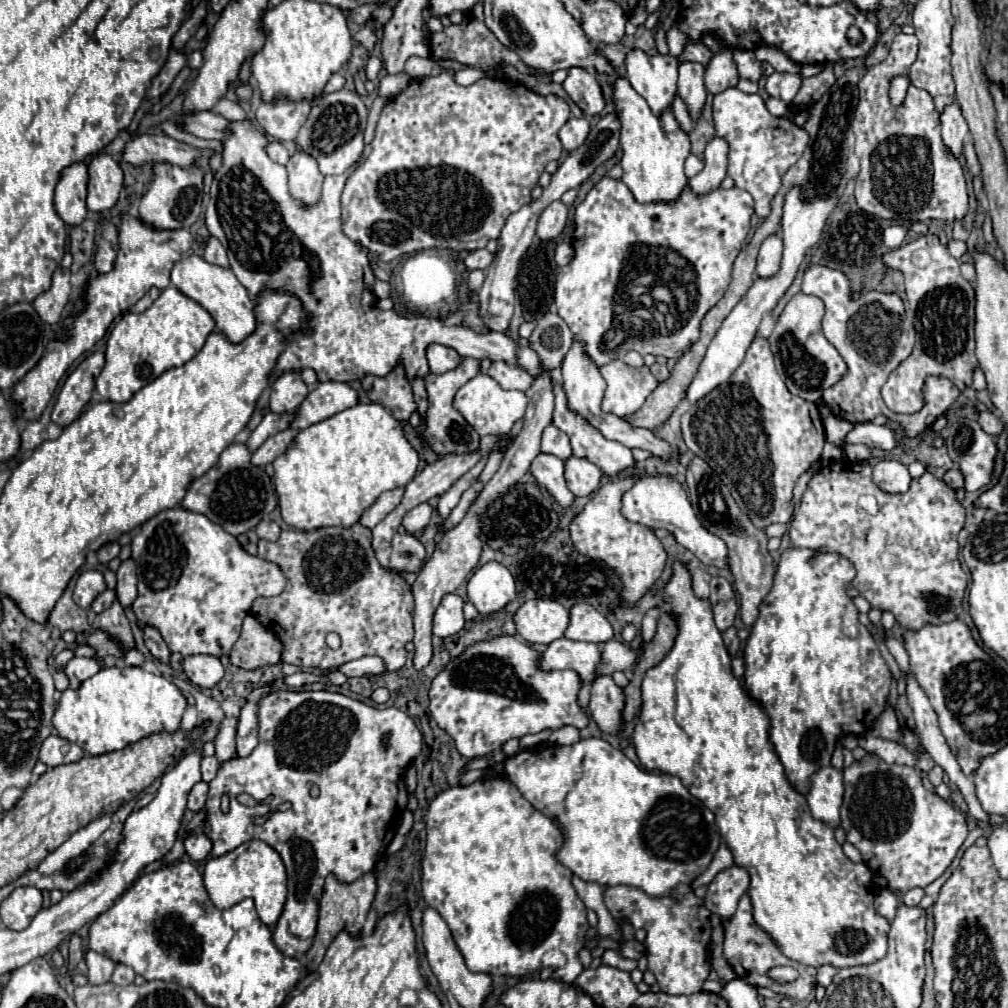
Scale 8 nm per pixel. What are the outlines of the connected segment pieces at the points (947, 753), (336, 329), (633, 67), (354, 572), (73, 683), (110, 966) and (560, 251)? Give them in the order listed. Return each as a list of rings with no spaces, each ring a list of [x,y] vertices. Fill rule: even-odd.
[[[909,674],[909,678],[907,678],[907,698],[909,698],[909,706],[913,708],[913,716],[915,716],[915,730],[917,730],[917,734],[919,734],[919,738],[921,738],[921,744],[923,744],[923,748],[931,754],[931,758],[945,770],[945,774],[949,776],[949,780],[959,788],[959,792],[963,794],[963,798],[965,798],[965,802],[967,802],[967,806],[969,806],[969,814],[973,816],[973,818],[977,818],[977,820],[981,820],[983,824],[989,824],[989,814],[983,810],[983,806],[981,806],[981,802],[977,800],[977,794],[975,794],[975,784],[973,784],[973,780],[969,778],[969,776],[965,776],[963,774],[963,770],[961,770],[961,766],[957,764],[957,760],[955,760],[955,756],[953,756],[953,752],[949,750],[949,746],[947,746],[947,740],[945,740],[945,736],[941,734],[941,728],[939,728],[939,722],[937,722],[937,714],[935,714],[935,710],[933,710],[933,706],[929,704],[929,700],[927,700],[927,696],[923,694],[923,690],[919,688],[919,684],[915,682],[915,678]]]
[[[249,120],[231,122],[231,138],[227,138],[227,142],[223,144],[223,166],[213,176],[205,222],[209,234],[215,236],[227,250],[231,270],[237,280],[249,290],[251,298],[259,298],[261,292],[285,292],[297,296],[303,306],[303,312],[307,316],[307,330],[293,332],[285,338],[287,346],[279,354],[275,368],[269,374],[271,382],[275,382],[281,372],[299,372],[305,368],[313,368],[317,372],[319,382],[353,382],[363,380],[365,376],[387,376],[397,366],[403,366],[405,376],[409,380],[425,378],[429,376],[427,348],[431,344],[453,348],[461,356],[471,356],[477,360],[489,358],[493,362],[515,362],[523,366],[531,376],[539,374],[539,356],[531,348],[519,348],[513,338],[507,338],[501,332],[481,334],[465,324],[447,324],[443,318],[429,318],[421,314],[403,316],[395,310],[377,308],[377,296],[373,294],[375,274],[371,270],[367,250],[351,242],[341,230],[339,198],[347,176],[325,176],[321,200],[311,208],[303,208],[293,200],[287,190],[285,166],[273,162],[267,156],[265,146],[267,136],[263,136],[255,126],[251,126]]]
[[[641,50],[627,54],[627,80],[633,90],[643,96],[655,116],[661,116],[673,106],[677,96],[677,58],[673,56],[647,56]]]
[[[355,524],[351,528],[319,528],[313,532],[287,530],[281,532],[277,542],[259,540],[257,556],[275,562],[287,578],[287,586],[279,596],[257,598],[251,608],[253,616],[265,628],[273,630],[283,642],[283,662],[297,664],[297,666],[311,666],[319,670],[333,670],[345,662],[363,656],[379,656],[385,662],[385,670],[389,672],[405,666],[407,662],[405,642],[413,638],[411,590],[401,576],[383,570],[375,562],[369,528],[365,528],[363,524]],[[327,632],[337,632],[341,636],[339,650],[331,650],[325,644]]]
[[[73,656],[69,660],[69,664],[63,668],[63,672],[69,678],[71,690],[77,690],[87,678],[97,674],[99,670],[101,670],[101,666],[99,666],[99,662],[95,662],[95,658],[77,658],[77,656]]]
[[[93,950],[87,952],[87,966],[89,966],[89,982],[93,986],[99,986],[99,984],[107,984],[113,976],[113,970],[115,970],[115,962],[111,962],[107,956],[103,954],[97,954]]]
[[[567,242],[557,244],[557,248],[555,248],[555,262],[557,262],[557,266],[565,266],[567,262],[571,262],[571,258],[573,258],[573,246],[567,244]]]

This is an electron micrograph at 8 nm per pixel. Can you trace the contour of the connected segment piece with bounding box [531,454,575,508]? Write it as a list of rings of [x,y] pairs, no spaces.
[[[539,454],[533,464],[531,464],[531,472],[535,476],[535,480],[547,488],[547,492],[555,498],[555,502],[561,508],[573,508],[575,504],[575,496],[571,494],[571,490],[567,488],[565,482],[565,474],[563,474],[563,460],[551,456],[551,454]]]

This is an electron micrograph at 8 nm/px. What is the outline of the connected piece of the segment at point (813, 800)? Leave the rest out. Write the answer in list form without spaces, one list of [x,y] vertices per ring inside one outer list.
[[[825,766],[811,776],[807,804],[813,818],[825,822],[831,828],[839,826],[839,808],[843,802],[843,772]]]

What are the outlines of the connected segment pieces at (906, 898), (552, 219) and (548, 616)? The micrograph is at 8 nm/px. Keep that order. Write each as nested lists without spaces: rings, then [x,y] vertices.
[[[911,888],[909,892],[903,894],[903,902],[905,902],[907,906],[917,906],[923,896],[925,896],[925,890],[923,890],[923,888]]]
[[[553,202],[549,204],[537,224],[537,236],[545,242],[555,240],[567,224],[567,206],[563,202]]]
[[[527,600],[513,616],[519,636],[529,644],[551,644],[563,638],[569,626],[569,610],[551,600]]]

